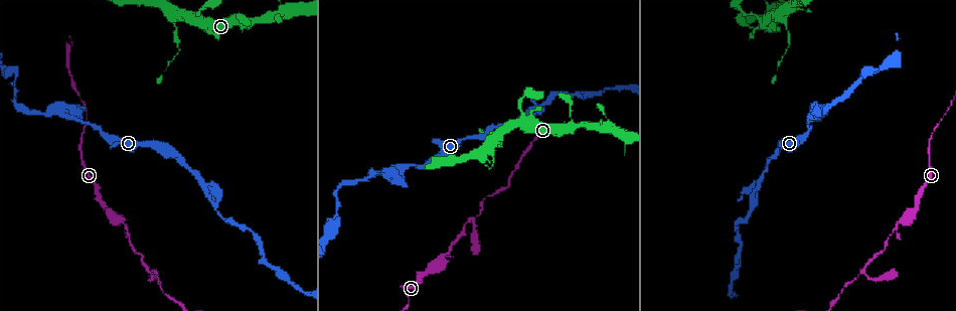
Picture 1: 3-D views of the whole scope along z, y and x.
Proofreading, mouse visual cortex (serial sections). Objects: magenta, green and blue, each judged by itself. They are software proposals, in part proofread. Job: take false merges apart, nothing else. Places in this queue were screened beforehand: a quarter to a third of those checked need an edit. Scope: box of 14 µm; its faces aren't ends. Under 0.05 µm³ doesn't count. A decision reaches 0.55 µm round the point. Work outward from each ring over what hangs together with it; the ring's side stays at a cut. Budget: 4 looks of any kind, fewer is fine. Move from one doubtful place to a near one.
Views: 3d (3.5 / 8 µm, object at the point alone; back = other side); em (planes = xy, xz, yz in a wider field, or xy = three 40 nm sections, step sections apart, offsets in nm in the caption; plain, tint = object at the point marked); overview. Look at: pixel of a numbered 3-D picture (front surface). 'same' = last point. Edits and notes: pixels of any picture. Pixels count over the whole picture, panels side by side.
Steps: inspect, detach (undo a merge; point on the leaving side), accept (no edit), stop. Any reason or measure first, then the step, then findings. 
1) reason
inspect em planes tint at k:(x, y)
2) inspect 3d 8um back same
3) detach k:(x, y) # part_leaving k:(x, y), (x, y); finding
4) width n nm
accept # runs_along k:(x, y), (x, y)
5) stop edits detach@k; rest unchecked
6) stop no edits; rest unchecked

thick turns thin
inspect 3d 3.5um at 1:(122, 223)

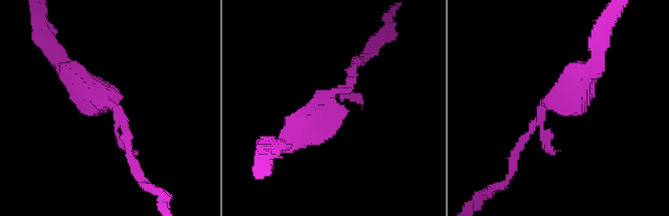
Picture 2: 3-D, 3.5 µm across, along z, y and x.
inspect em xy step 3 tint at 2:(108, 104)

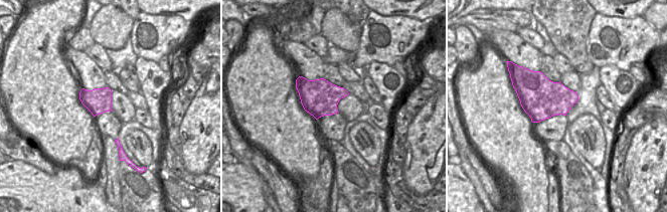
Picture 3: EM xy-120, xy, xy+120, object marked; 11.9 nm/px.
accept # runs_along 2:(586, 70), (568, 97), (545, 103), (514, 157); continuous, no second cell

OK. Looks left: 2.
narrows sharply
inspect 3d 8um at 1:(754, 199)

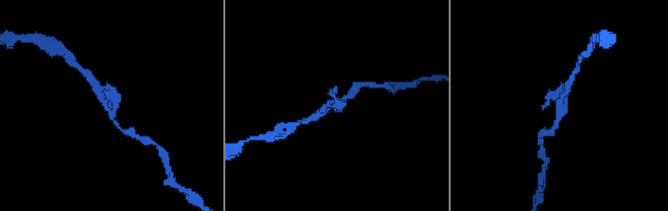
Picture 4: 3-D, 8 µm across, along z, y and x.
shape alone is not enough
inspect em xy step 2 tint at 4:(106, 105)

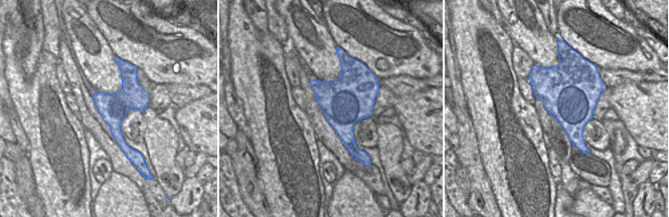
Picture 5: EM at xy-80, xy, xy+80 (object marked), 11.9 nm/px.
accept # all the same cell

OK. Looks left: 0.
stop no edits; rest unchecked

